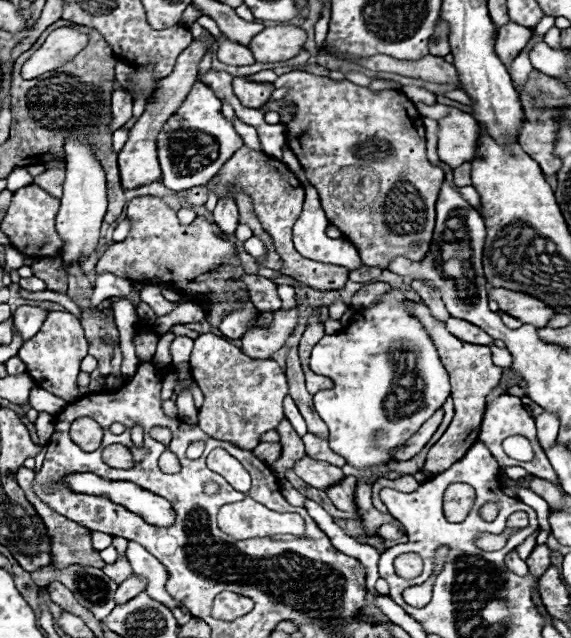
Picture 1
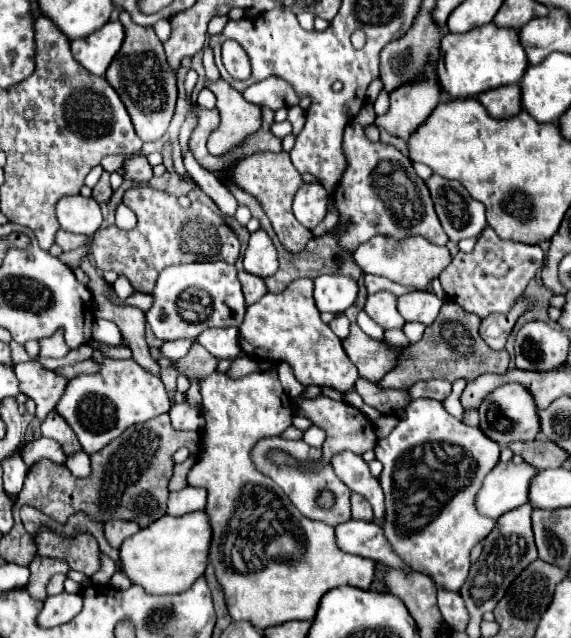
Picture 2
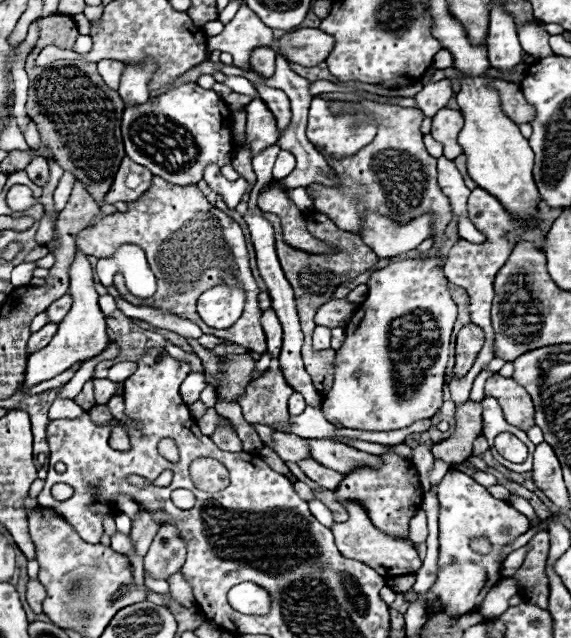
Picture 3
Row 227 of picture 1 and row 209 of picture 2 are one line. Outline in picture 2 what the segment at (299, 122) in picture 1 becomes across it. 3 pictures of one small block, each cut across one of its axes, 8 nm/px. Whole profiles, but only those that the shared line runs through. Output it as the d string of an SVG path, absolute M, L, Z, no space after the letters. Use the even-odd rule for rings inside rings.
M350 122L348 128L344 130L342 148L348 166L344 170L340 184L332 194L340 220L328 234L336 236L338 244L344 250L352 252L358 244L378 234L392 236L394 240L424 236L432 244L446 246L448 236L438 222L428 186L416 174L408 156L404 156L392 144L370 142L364 134L364 128L356 122ZM382 164L384 164L384 172L382 172Z

